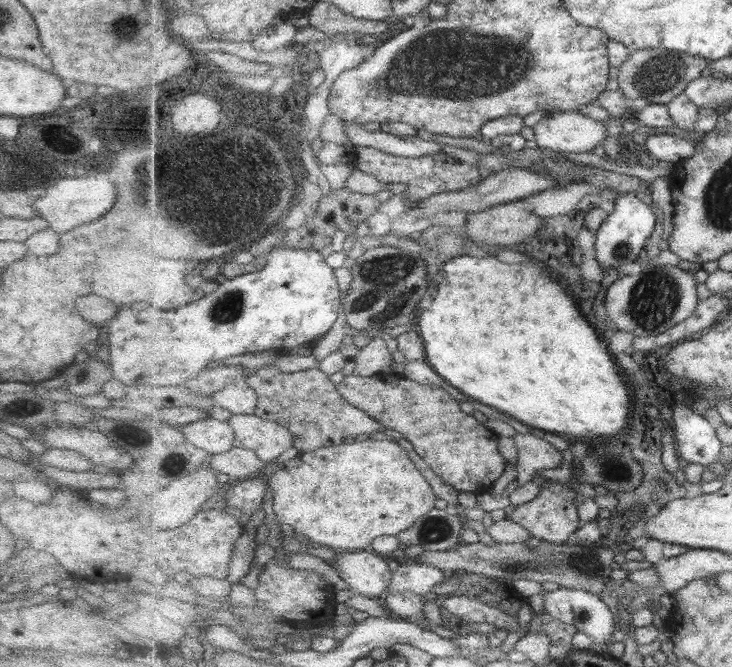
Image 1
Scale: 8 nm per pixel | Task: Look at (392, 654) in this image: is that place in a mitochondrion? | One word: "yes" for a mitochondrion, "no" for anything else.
no

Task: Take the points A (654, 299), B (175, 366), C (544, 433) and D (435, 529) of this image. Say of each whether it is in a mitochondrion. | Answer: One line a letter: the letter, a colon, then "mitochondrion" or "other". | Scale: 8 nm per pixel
A: mitochondrion
B: other
C: other
D: mitochondrion

